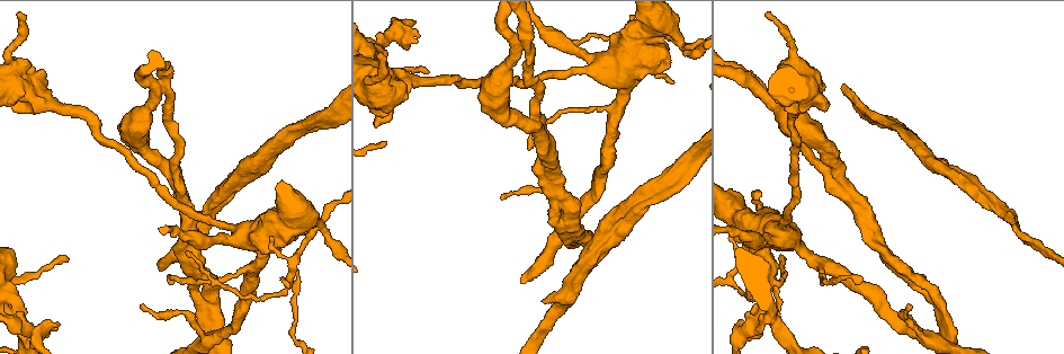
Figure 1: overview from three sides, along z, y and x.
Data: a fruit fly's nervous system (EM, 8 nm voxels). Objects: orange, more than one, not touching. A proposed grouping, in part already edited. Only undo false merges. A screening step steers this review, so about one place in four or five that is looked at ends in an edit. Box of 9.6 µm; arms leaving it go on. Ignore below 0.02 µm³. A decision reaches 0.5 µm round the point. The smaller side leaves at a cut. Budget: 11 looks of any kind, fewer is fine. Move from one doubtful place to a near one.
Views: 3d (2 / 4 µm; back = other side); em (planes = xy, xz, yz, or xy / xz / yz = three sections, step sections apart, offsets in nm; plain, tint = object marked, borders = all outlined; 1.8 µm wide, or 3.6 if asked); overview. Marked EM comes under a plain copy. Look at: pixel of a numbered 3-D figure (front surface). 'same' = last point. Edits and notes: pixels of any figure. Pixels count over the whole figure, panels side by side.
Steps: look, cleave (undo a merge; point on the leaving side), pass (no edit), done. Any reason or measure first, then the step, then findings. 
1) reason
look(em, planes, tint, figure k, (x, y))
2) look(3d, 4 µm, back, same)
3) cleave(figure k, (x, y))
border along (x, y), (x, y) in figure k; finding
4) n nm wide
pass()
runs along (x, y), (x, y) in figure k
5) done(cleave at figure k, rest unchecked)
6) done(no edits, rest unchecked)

calibre changes
look(3d, 2 µm, back, figure 1, (380, 49))

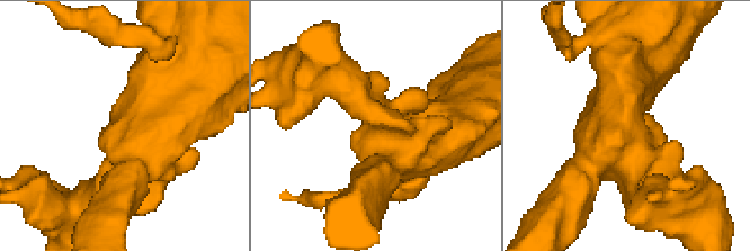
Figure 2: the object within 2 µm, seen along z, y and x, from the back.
arms of 320, 500 nm
look(em, planes, tint, figure 2, (383, 136))

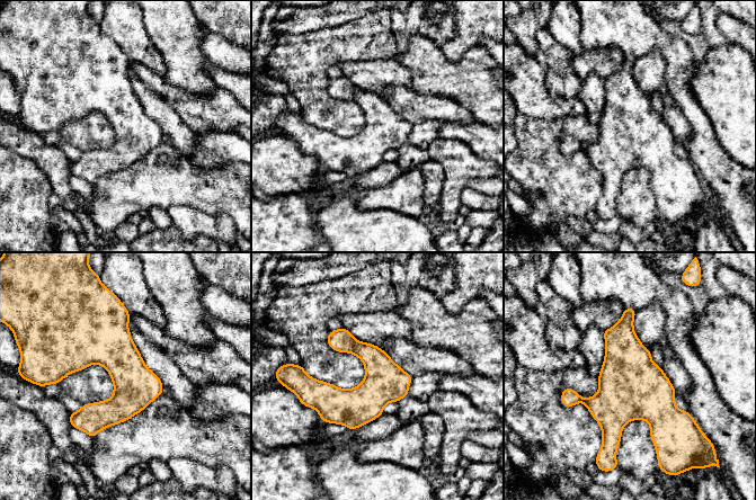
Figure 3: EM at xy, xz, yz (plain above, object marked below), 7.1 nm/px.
pass()
one neuron here

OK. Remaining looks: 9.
look(3d, 4 µm, figure 1, (836, 172))

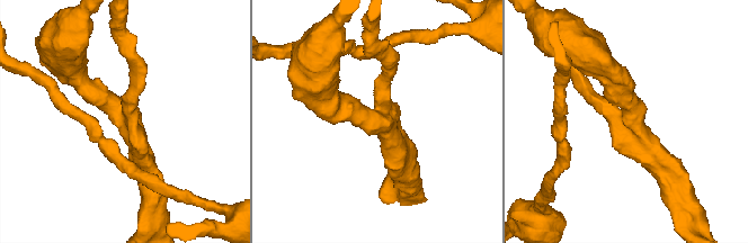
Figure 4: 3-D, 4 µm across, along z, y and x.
3 arms; arms of 220, 340, 360 nm
look(em, xz, step 16, tint, figure 4, (380, 121))

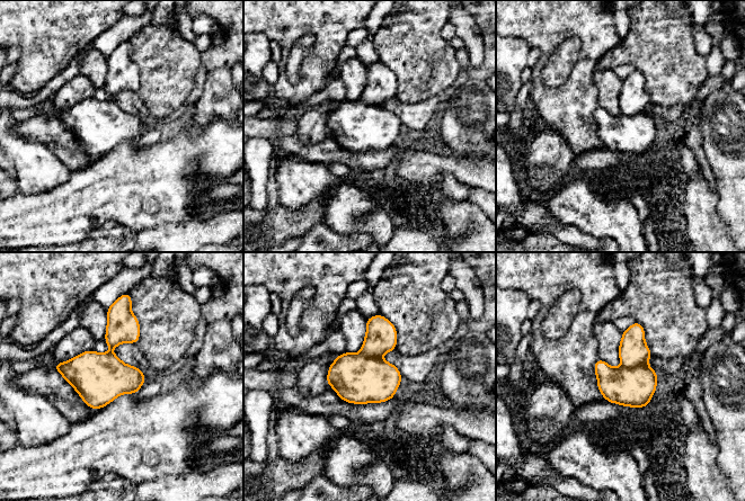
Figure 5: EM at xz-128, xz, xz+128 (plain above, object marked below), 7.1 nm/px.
pass()
one neuron here

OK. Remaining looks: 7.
looks like a crossing
look(3d, 2 µm, figure 1, (756, 88))

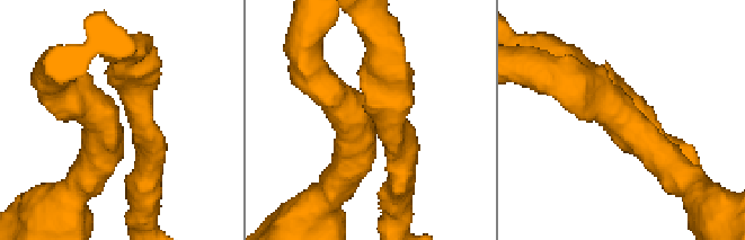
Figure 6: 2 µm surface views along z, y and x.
4 arms; need the tissue
look(em, yz, step 16, tint, figure 6, (352, 120))

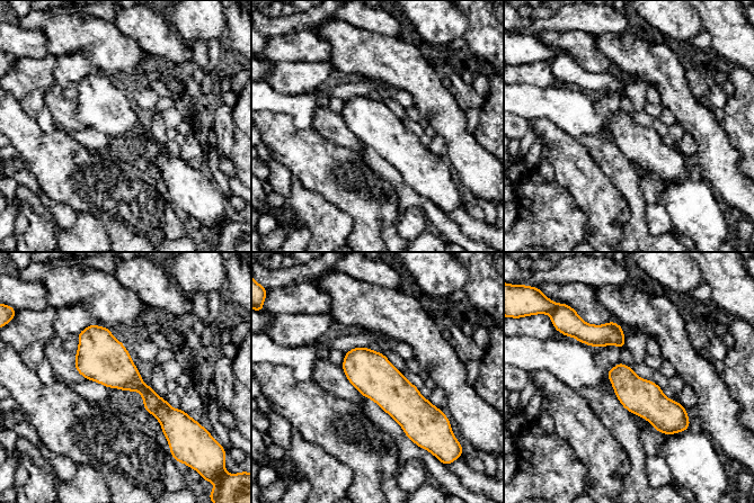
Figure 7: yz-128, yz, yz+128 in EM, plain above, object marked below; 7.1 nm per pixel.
pass()
continuous, no second neuron

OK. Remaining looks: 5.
three arms meet
look(em, planes, tint, figure 1, (321, 227))

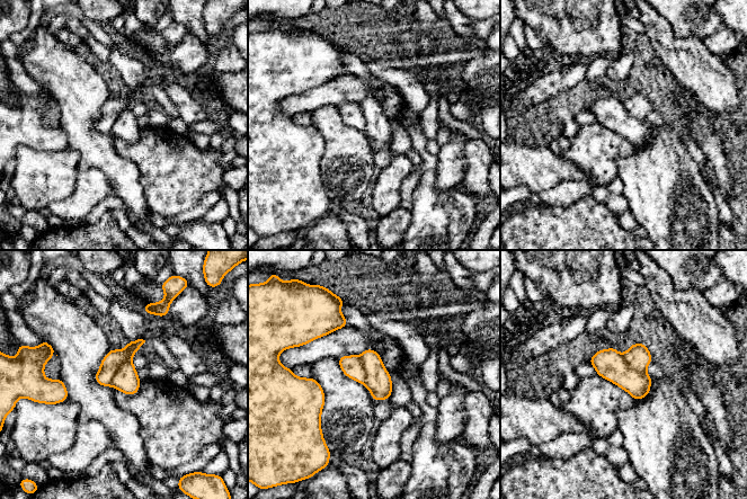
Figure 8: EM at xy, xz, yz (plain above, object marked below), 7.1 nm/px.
cleave(figure 8, (110, 363))
border along (131, 359), (119, 366), (110, 385) in figure 8; a second neuron is stuck on

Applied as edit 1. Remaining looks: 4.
done(cleave at figure 8, rest unchecked)

